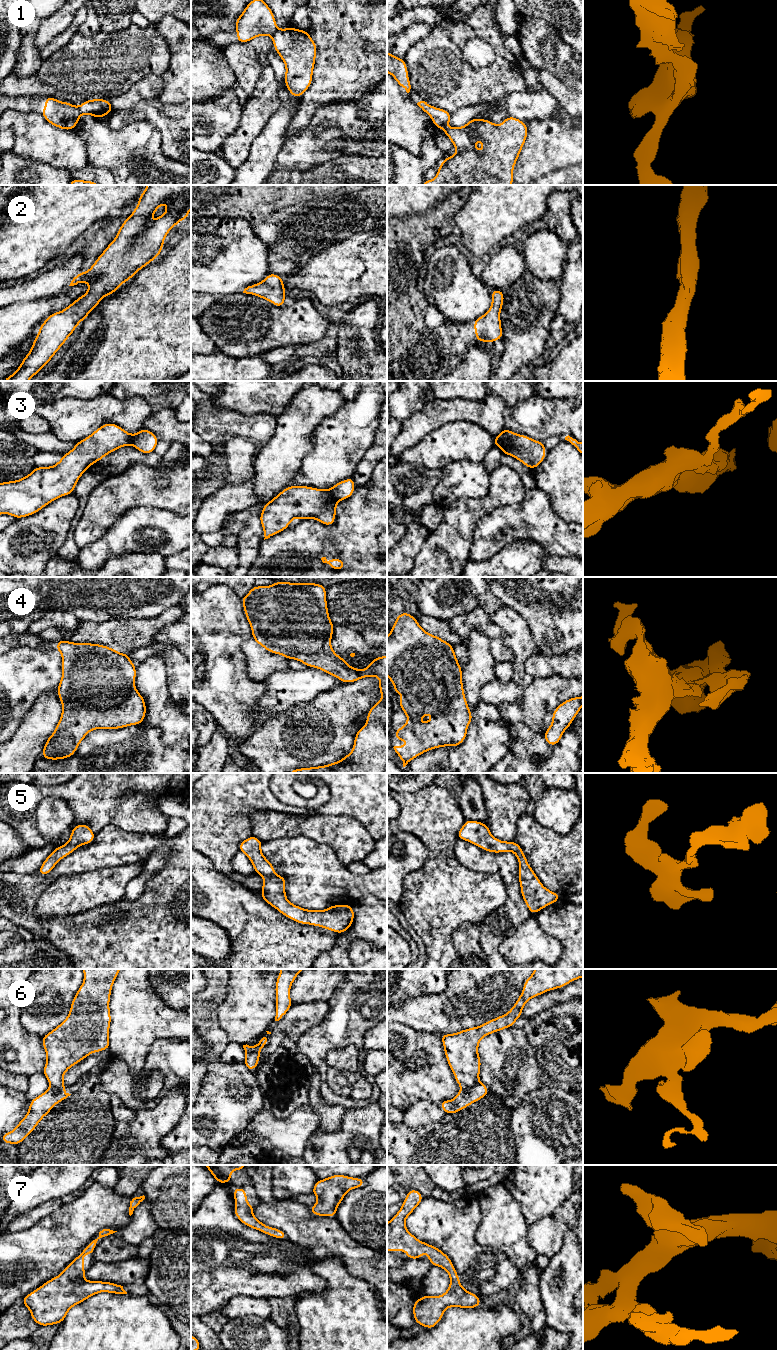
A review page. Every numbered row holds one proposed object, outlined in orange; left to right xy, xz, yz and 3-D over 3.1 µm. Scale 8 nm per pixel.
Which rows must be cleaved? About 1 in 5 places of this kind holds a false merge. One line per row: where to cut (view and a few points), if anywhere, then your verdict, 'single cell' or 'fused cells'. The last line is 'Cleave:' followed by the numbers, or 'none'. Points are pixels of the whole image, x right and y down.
1: cut in xy along (77, 107), (80, 114); fused cells
2: no cut; single cell
3: cut in xz along (328, 490), (338, 500); fused cells
4: no cut; single cell
5: no cut; single cell
6: cut in yz along (478, 1081), (465, 1088); fused cells
7: no cut; single cell
Cleave: 1, 3, 6

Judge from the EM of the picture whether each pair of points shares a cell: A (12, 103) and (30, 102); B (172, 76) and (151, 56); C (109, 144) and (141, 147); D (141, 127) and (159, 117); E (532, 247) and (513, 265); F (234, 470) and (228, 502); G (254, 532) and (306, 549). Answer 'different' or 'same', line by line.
A: same
B: different
C: same
D: different
E: different
F: different
G: different

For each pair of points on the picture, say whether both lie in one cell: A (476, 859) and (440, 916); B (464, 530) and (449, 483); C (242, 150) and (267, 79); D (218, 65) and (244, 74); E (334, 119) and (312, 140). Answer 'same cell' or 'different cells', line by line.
A: different cells
B: different cells
C: same cell
D: different cells
E: same cell

